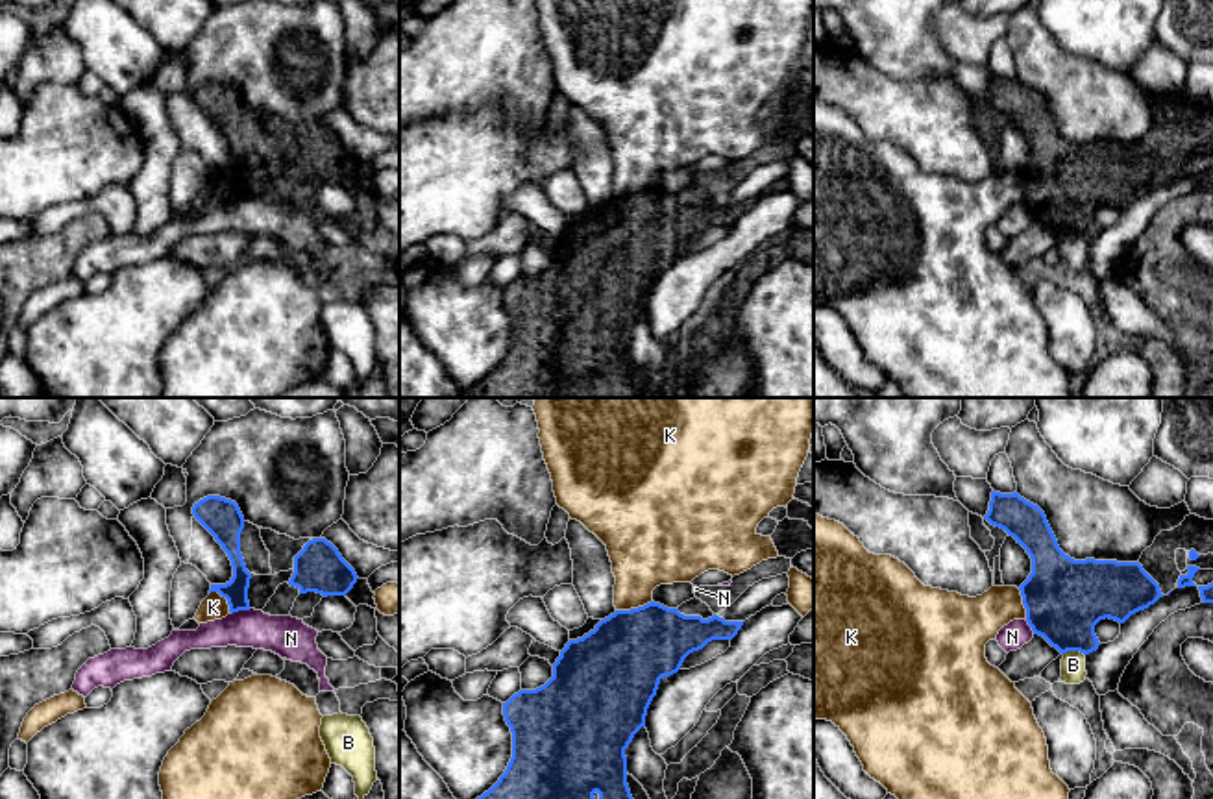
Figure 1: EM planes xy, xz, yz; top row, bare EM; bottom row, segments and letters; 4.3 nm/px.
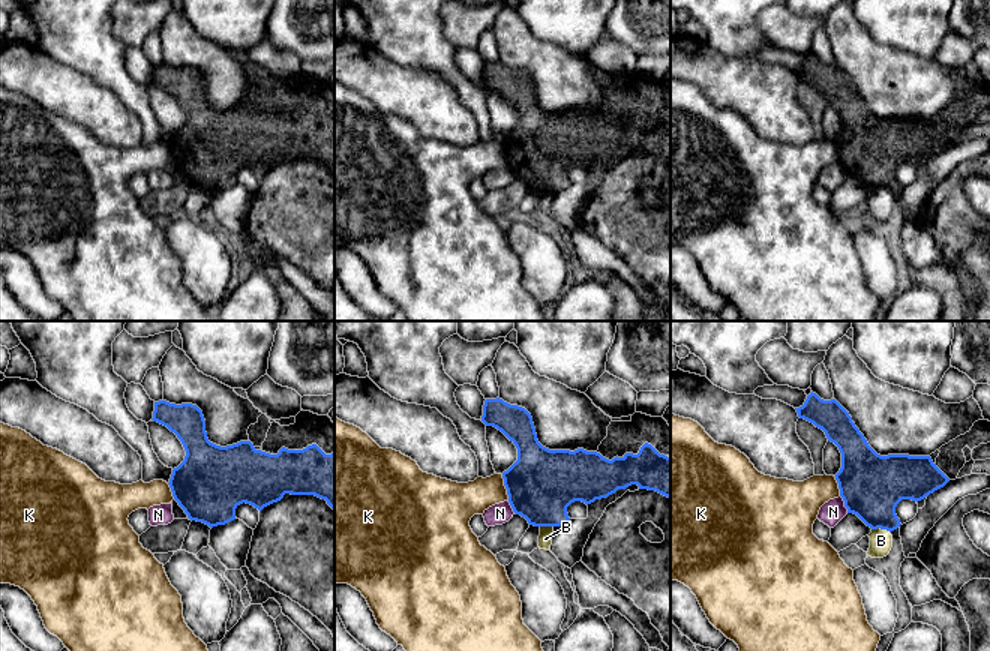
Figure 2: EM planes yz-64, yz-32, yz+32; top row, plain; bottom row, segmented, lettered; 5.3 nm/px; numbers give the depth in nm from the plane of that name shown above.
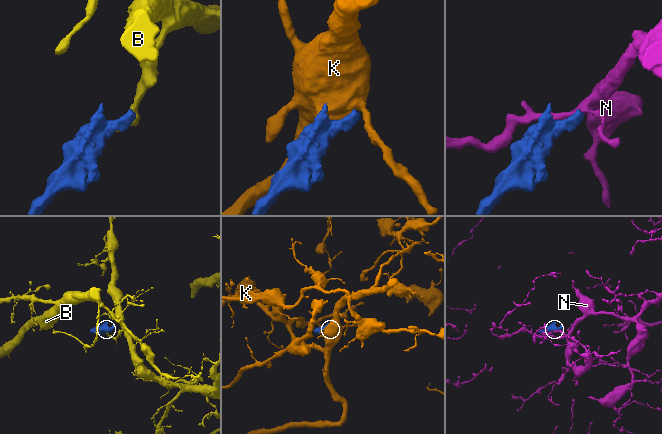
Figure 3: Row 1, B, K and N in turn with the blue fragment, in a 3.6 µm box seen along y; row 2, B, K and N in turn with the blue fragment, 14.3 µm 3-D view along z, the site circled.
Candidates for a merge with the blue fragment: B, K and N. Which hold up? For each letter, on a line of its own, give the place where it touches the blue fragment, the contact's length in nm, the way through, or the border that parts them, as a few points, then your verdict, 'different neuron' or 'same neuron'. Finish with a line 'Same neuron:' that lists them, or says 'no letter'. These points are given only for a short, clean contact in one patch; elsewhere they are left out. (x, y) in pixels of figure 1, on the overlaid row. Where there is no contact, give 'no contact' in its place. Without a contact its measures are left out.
B: contact yz (1073, 650); length 100 nm; way yz (1064, 598), (1073, 650), (1073, 664); same neuron
K: contact xz (633, 609); length 170 nm; border xz (651, 600), (616, 611); different neuron
N: contact xy (241, 609); length 90 nm; border xy (250, 609), (239, 609), (232, 614); different neuron
Same neuron: B

